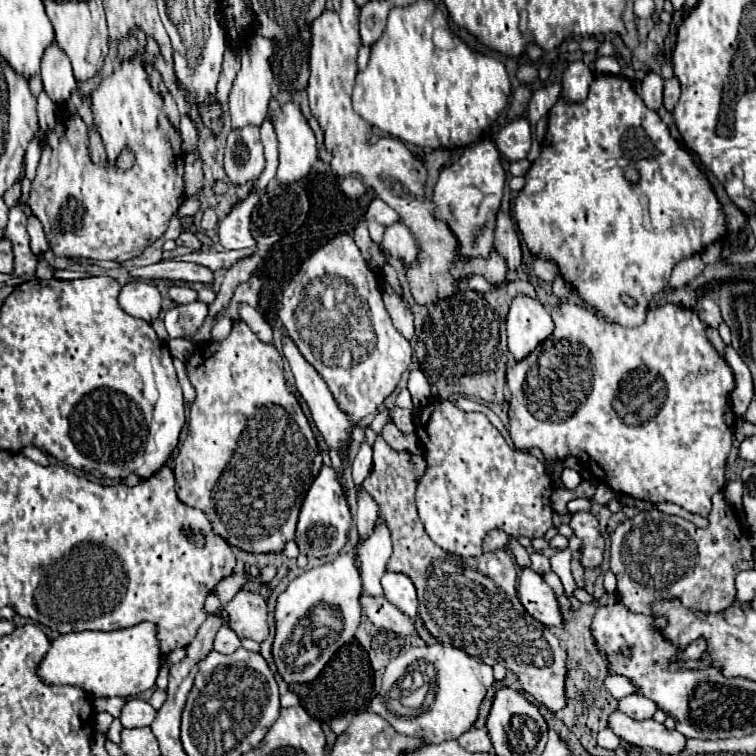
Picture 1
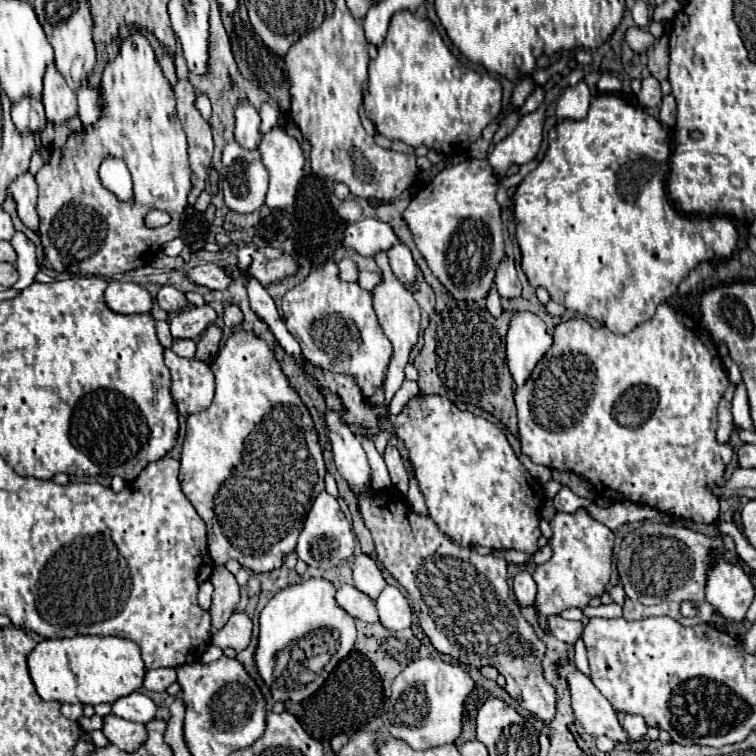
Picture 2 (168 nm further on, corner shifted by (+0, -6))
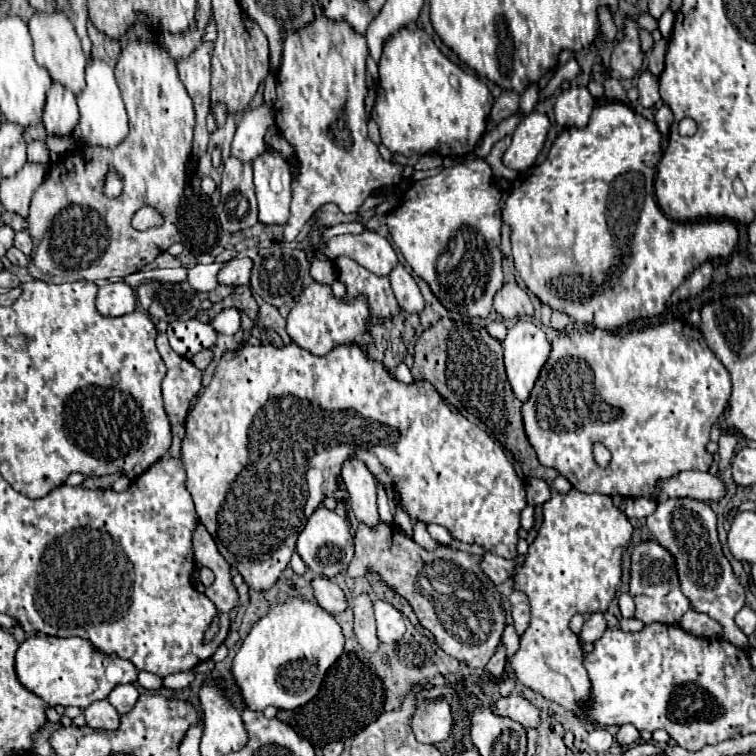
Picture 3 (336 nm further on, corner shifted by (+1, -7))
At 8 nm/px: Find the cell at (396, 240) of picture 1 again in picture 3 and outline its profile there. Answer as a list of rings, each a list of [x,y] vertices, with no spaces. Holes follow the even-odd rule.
[[[401,263],[391,271],[389,281],[391,281],[393,293],[397,297],[397,303],[405,313],[421,313],[423,311],[423,307],[425,307],[423,295],[419,291],[415,279],[411,277],[411,273],[407,273],[407,269]]]

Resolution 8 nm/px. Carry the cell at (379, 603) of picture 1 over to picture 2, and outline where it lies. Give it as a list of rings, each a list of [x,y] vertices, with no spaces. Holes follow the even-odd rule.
[[[342,584],[336,592],[336,602],[338,606],[342,606],[350,616],[362,620],[362,622],[378,622],[378,610],[376,610],[376,602],[370,602],[370,598],[366,598],[366,594],[362,594],[356,586],[350,584]]]

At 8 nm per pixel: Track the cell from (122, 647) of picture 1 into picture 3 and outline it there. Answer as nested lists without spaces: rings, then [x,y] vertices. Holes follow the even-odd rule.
[[[33,635],[27,637],[17,653],[15,653],[15,671],[19,683],[39,695],[49,705],[75,705],[79,709],[89,707],[97,699],[105,699],[115,685],[135,683],[137,669],[127,659],[115,655],[97,653],[89,641],[81,637],[49,637],[49,635]]]

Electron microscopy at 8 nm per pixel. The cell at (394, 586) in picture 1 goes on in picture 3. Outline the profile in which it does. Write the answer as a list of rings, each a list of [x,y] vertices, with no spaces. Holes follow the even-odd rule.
[[[375,601],[373,613],[375,613],[375,621],[377,621],[379,641],[387,643],[387,645],[397,643],[405,633],[405,619],[403,619],[401,611],[397,611],[387,601]]]

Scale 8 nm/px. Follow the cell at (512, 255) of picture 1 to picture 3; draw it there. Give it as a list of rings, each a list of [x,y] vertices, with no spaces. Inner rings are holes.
[[[505,283],[505,285],[497,291],[493,309],[495,309],[495,313],[501,315],[503,319],[533,317],[533,305],[531,305],[531,299],[529,299],[527,291],[519,289],[515,283]]]

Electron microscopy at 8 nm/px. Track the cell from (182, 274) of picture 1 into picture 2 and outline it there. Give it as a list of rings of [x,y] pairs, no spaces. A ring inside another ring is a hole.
[[[206,262],[206,264],[194,266],[194,268],[186,270],[186,278],[190,282],[206,286],[210,290],[224,290],[232,280],[228,270],[218,262]]]

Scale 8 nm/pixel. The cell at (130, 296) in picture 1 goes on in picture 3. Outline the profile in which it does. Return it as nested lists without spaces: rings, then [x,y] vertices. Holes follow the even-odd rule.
[[[107,283],[99,287],[97,311],[105,317],[119,317],[133,313],[137,307],[135,291],[125,283]]]

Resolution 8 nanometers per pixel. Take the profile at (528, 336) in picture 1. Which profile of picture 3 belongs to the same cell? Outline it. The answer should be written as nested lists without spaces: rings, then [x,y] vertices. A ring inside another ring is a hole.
[[[519,319],[507,331],[507,337],[501,345],[511,389],[515,397],[525,403],[539,377],[541,367],[549,357],[551,345],[545,337],[545,331],[525,319]]]

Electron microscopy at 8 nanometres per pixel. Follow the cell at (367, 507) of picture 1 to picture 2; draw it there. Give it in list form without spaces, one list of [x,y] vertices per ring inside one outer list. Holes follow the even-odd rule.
[[[362,552],[360,556],[354,556],[352,562],[352,574],[354,574],[354,586],[368,594],[372,600],[378,598],[378,594],[384,590],[386,582],[382,578],[382,572],[378,570],[376,562],[370,554]]]

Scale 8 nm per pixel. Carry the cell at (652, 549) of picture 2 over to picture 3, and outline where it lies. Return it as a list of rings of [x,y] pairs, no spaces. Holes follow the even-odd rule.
[[[647,541],[635,547],[631,555],[631,597],[637,603],[635,619],[643,623],[677,623],[681,615],[691,607],[689,599],[679,589],[675,561],[667,549],[657,541]]]

